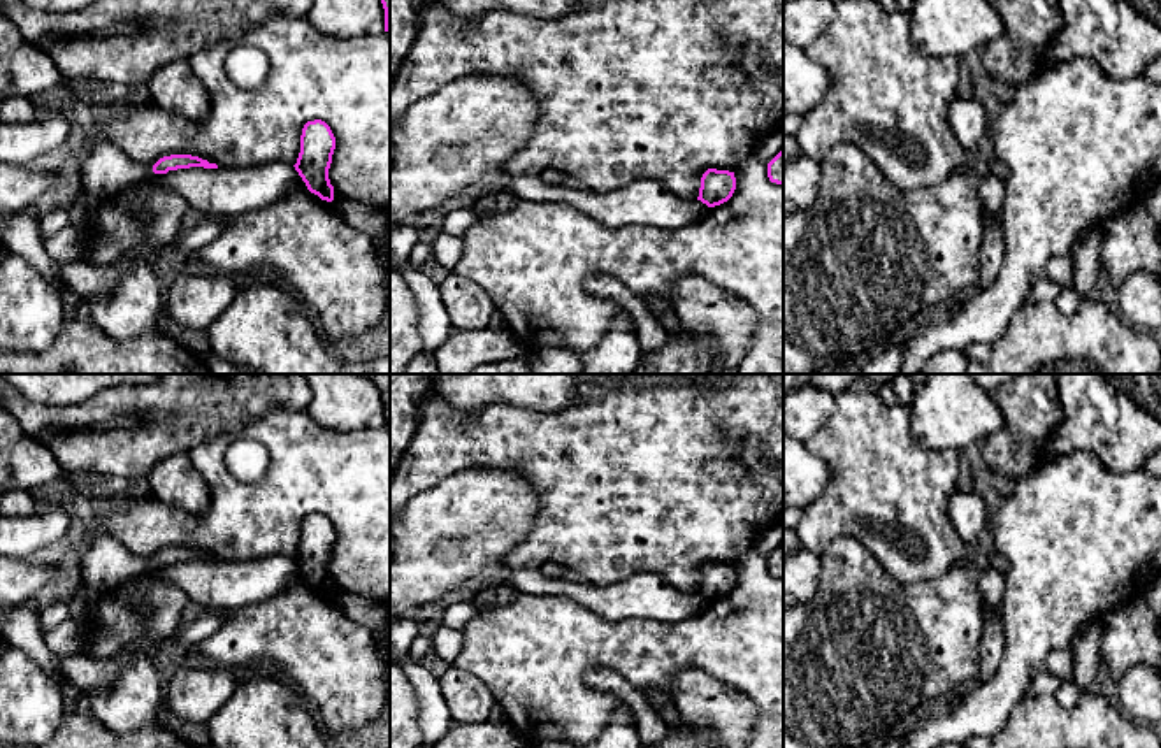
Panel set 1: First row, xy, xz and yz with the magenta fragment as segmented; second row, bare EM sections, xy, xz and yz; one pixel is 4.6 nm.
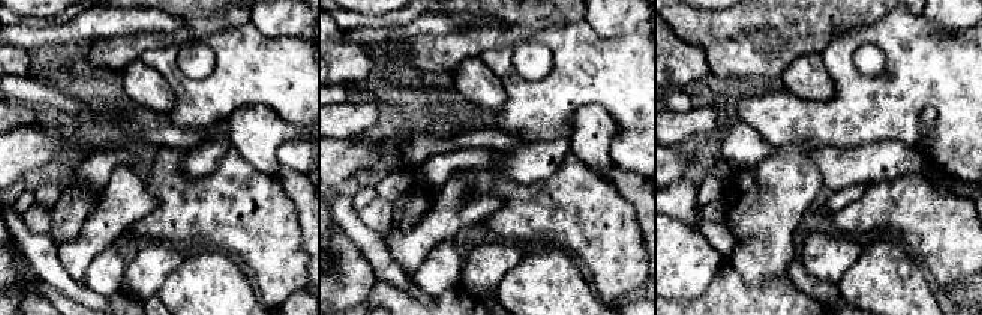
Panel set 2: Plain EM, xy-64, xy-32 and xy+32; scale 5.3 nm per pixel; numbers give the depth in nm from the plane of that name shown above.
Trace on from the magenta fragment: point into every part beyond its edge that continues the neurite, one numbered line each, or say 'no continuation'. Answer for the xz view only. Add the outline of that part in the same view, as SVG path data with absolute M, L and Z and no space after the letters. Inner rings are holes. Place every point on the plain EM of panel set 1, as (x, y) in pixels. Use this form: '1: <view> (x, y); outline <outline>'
no continuation

